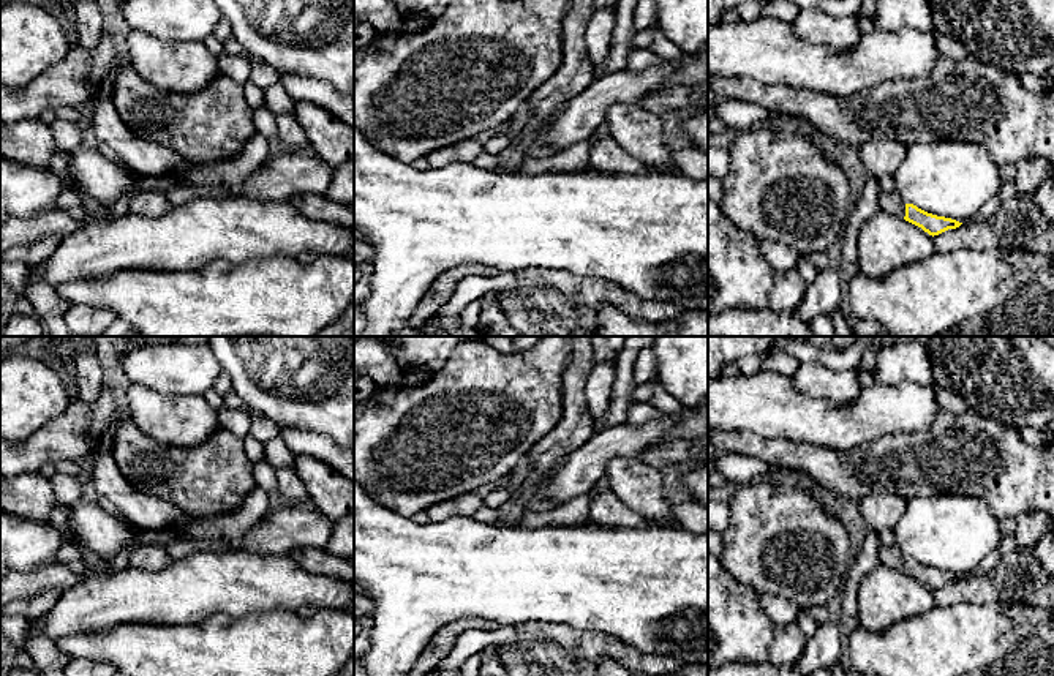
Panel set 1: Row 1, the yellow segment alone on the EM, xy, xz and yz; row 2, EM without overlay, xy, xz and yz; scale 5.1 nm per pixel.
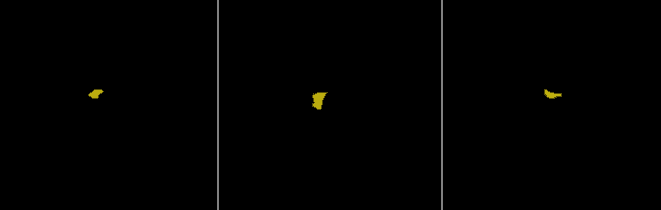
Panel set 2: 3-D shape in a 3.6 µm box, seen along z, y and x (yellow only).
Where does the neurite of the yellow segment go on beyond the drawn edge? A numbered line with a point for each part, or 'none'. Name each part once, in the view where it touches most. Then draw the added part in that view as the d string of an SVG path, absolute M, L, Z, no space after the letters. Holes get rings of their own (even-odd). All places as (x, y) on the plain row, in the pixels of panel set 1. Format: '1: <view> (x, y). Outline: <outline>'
1: yz (892, 556). Outline: M896 545L893 546L880 546L879 550L879 561L882 565L886 565L890 569L904 572L905 570L905 556L898 550Z

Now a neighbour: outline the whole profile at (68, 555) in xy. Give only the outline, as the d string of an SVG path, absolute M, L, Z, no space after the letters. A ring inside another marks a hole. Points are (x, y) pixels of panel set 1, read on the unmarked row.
M68 537L55 554L55 564L68 565L73 572L79 575L85 572L81 551L70 542Z

